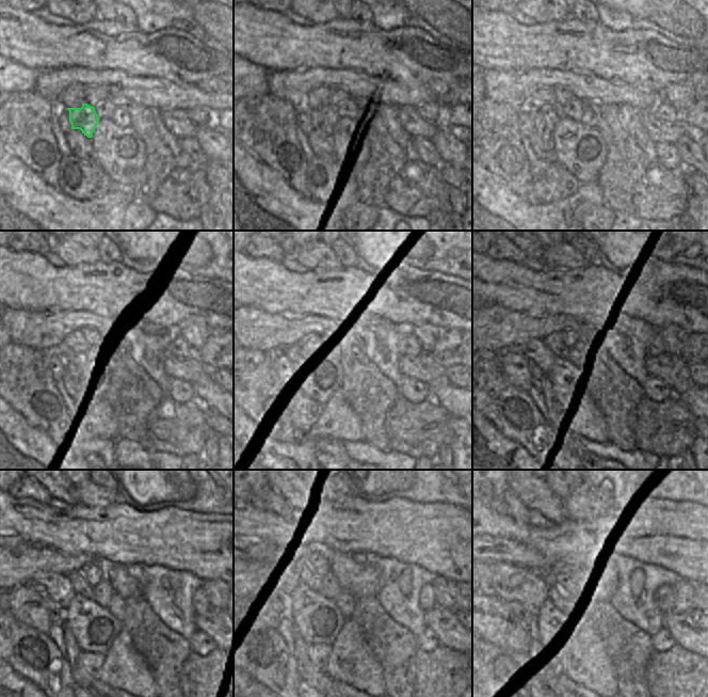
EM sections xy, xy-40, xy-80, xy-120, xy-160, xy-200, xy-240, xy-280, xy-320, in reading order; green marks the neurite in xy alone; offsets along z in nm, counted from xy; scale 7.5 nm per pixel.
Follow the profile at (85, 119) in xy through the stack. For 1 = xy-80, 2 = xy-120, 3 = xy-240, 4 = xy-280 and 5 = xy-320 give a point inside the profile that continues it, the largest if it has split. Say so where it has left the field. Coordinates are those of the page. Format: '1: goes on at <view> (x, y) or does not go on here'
1: goes on at xy-80 (550, 117)
2: goes on at xy-120 (68, 358)
3: goes on at xy-240 (58, 586)
4: goes on at xy-280 (295, 584)
5: goes on at xy-320 (534, 583)

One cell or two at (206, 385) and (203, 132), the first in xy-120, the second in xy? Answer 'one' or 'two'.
one

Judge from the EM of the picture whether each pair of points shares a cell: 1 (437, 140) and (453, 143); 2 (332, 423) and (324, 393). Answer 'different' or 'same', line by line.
1: same
2: same

